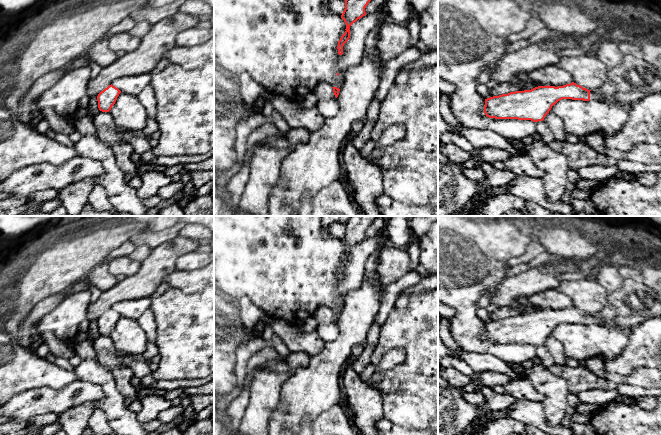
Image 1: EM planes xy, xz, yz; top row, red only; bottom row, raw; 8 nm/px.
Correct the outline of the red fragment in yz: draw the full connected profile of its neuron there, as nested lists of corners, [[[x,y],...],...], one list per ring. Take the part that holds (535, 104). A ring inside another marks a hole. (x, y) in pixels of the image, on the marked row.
[[[572,82],[563,86],[538,86],[485,99],[484,113],[489,118],[543,121],[552,106],[562,99],[600,101],[601,97]]]

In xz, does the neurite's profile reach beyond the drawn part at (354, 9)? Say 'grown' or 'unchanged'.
unchanged

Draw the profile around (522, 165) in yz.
[[[516,154],[505,161],[504,165],[506,169],[520,177],[542,178],[545,174],[527,154]]]

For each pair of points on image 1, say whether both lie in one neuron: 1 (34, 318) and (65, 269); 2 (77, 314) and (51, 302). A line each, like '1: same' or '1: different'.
1: different
2: different

